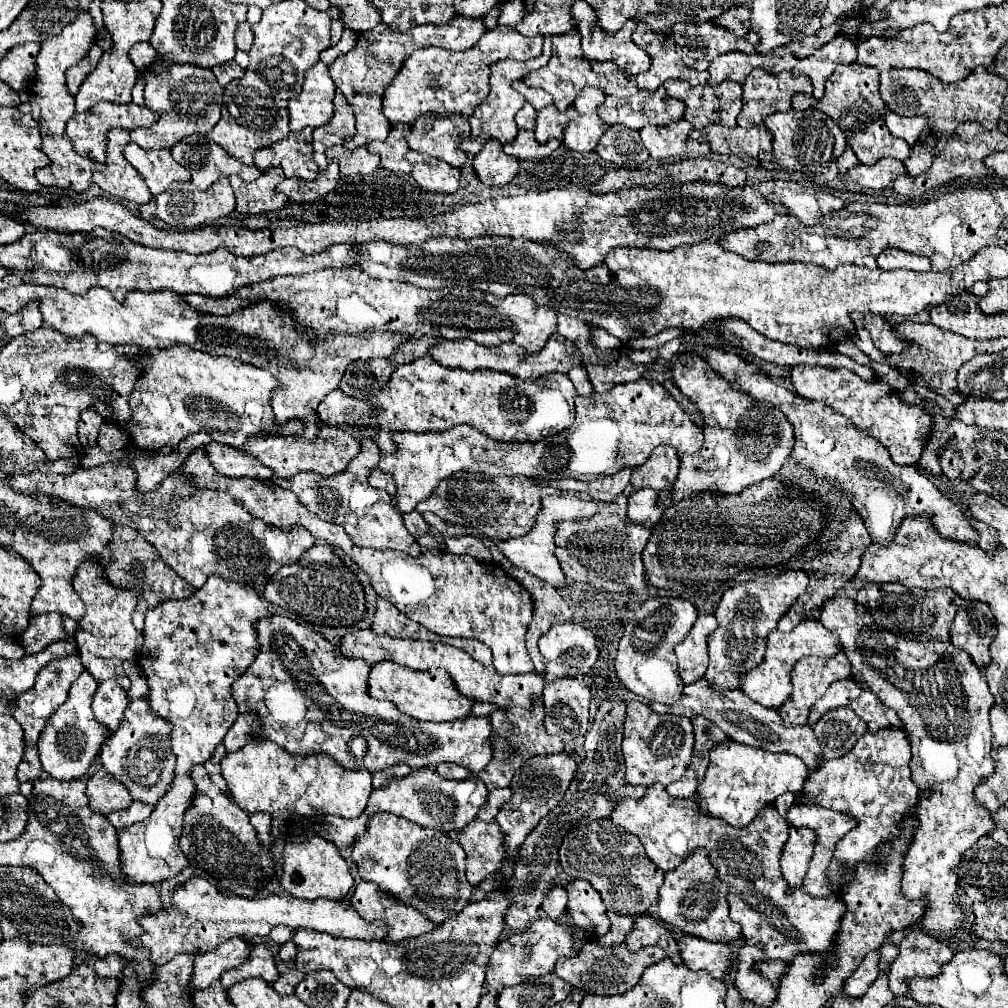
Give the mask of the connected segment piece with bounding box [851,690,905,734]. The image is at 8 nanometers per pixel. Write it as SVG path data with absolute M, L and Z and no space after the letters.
M865 690L861 698L857 698L857 702L851 702L851 708L855 710L857 716L865 720L865 724L869 726L869 732L873 734L885 728L897 728L905 732L905 726L899 720L899 716L893 710L889 710L885 704L881 704L877 696L873 696L873 692L869 690Z

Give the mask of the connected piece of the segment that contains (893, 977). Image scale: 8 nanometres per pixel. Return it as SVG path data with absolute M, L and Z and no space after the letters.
M907 930L899 944L899 956L889 968L889 986L895 996L907 994L907 982L915 976L931 978L953 958L953 950L919 930Z

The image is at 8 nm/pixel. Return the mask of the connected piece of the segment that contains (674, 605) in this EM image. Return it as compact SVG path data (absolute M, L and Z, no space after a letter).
M649 598L637 608L635 616L625 626L625 634L615 656L617 678L633 694L661 704L673 704L677 698L681 698L683 682L677 672L677 658L673 650L679 642L685 640L699 616L693 602L685 602L681 598L669 600L673 602L657 602L657 598Z

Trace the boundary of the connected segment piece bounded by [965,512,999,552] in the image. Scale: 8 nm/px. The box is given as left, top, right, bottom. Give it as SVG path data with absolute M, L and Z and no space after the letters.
M965 512L969 522L973 524L975 530L979 530L979 548L985 550L985 552L991 552L991 550L997 550L997 544L999 544L999 536L997 536L997 530L993 530L991 526L983 524L983 522L977 522L975 518L969 516L969 512Z

